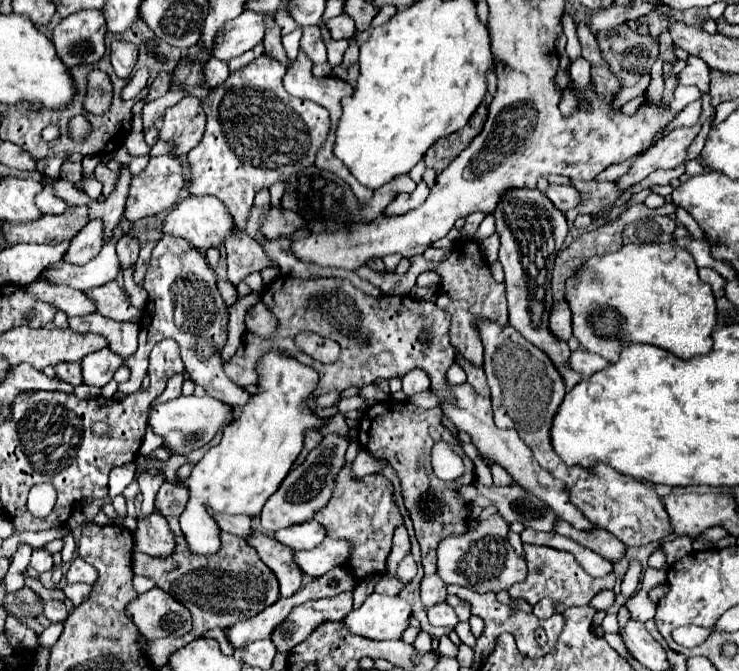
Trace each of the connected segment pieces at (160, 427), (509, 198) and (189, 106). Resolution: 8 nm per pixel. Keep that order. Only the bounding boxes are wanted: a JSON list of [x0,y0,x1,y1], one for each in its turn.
[[148,396,232,454],[492,188,582,388],[158,96,206,158]]

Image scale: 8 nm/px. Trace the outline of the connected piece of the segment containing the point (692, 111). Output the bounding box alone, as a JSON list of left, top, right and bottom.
[664,100,700,132]

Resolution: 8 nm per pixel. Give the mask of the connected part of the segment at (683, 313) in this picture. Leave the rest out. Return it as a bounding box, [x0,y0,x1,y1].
[564,244,716,364]

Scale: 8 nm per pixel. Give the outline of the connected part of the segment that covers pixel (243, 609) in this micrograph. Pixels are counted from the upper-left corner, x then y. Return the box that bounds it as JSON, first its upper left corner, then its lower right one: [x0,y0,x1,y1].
[132,480,280,638]

